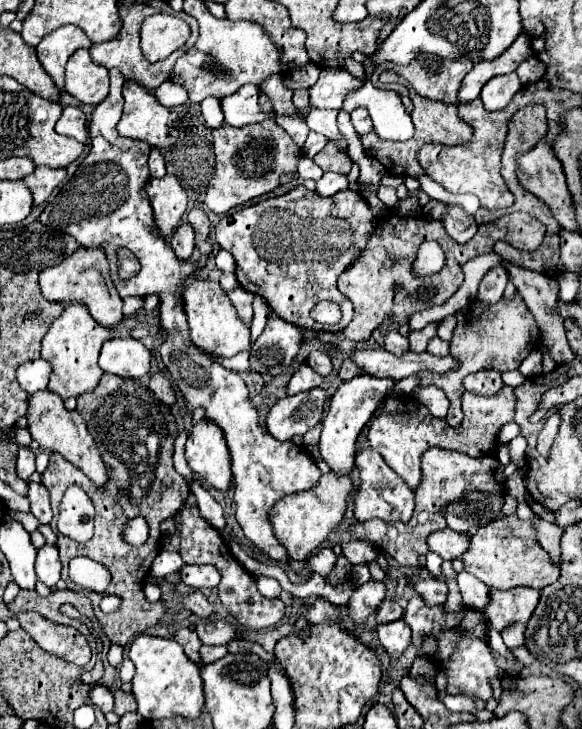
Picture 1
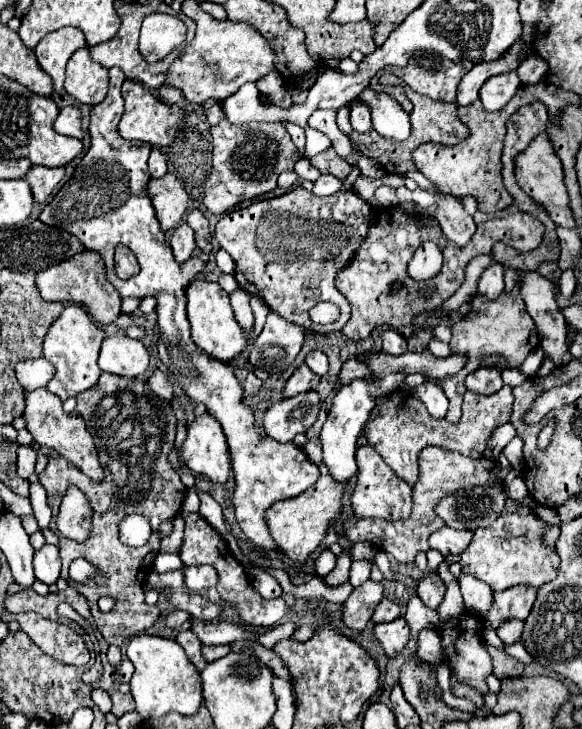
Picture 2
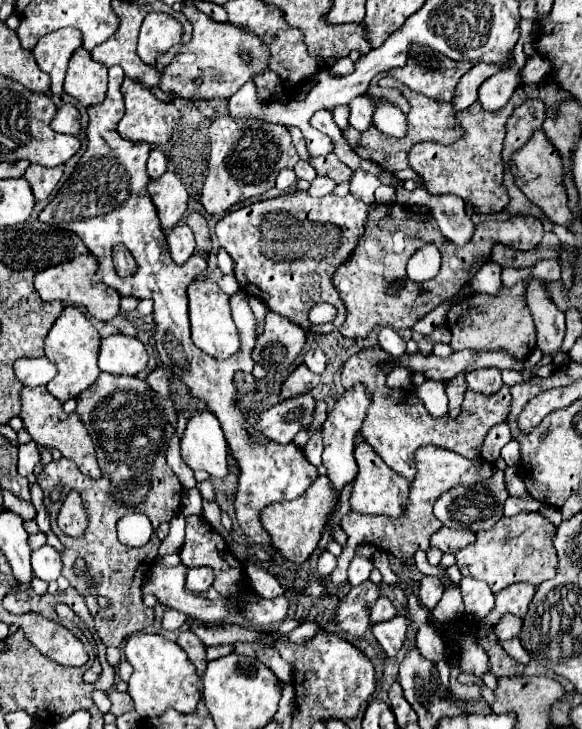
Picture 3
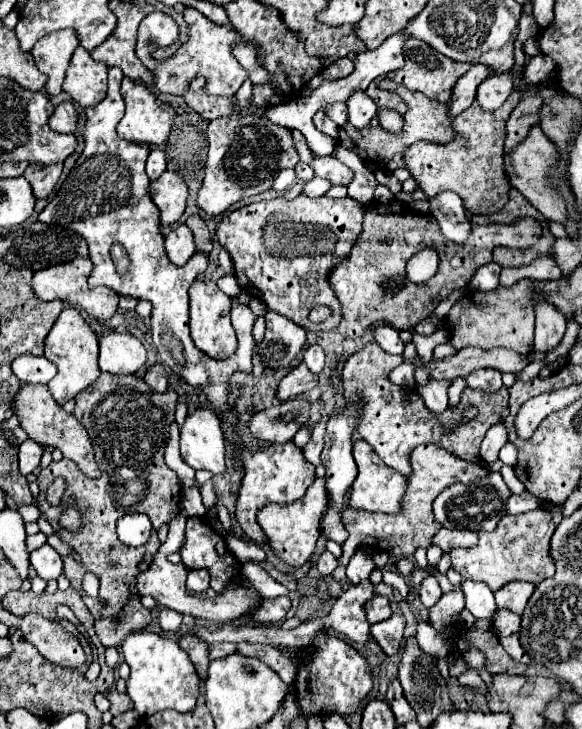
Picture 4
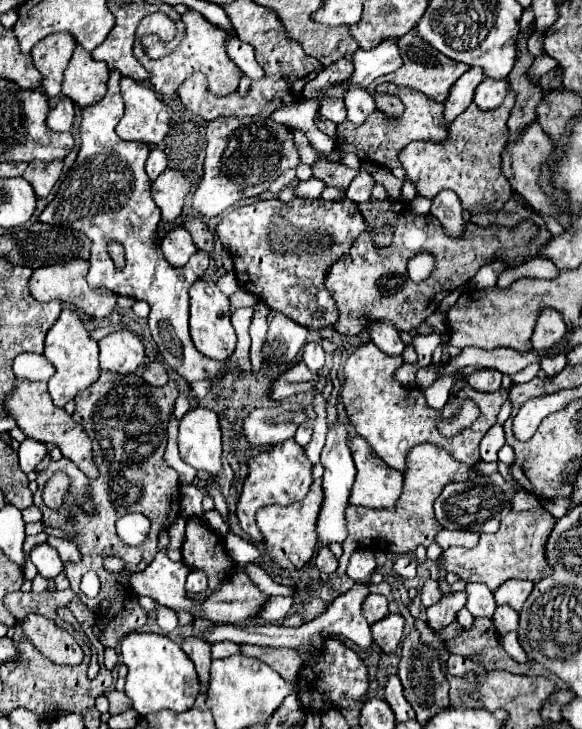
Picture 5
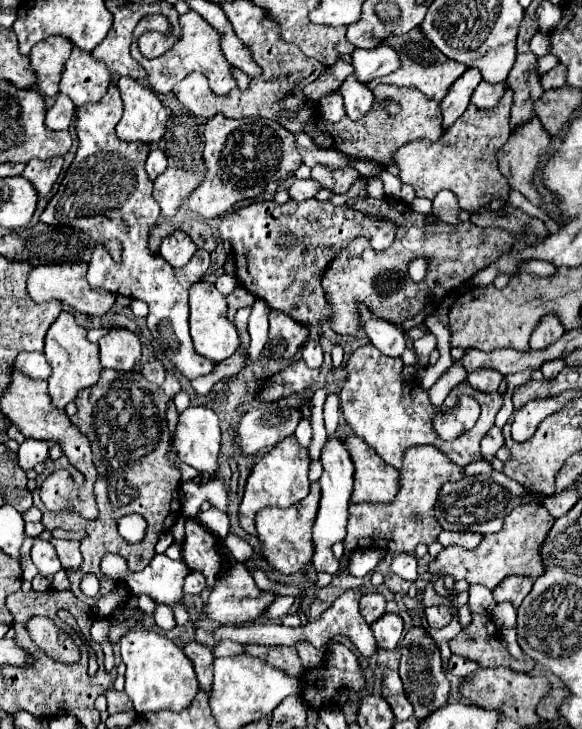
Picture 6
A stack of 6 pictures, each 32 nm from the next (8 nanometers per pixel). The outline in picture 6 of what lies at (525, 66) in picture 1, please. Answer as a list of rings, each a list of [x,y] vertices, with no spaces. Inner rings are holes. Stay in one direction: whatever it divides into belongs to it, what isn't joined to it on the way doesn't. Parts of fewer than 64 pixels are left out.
[[[546,54],[546,56],[538,58],[538,62],[536,62],[536,72],[538,72],[538,76],[546,74],[548,70],[552,70],[556,64],[558,64],[558,60],[556,60],[554,56],[550,56],[550,54]]]

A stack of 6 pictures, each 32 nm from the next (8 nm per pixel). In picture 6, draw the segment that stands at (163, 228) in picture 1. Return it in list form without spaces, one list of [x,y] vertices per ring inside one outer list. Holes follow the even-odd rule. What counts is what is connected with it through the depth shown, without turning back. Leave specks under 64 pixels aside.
[[[204,164],[194,170],[180,170],[180,168],[168,168],[154,180],[154,200],[162,208],[162,216],[170,218],[178,212],[184,198],[204,180]]]

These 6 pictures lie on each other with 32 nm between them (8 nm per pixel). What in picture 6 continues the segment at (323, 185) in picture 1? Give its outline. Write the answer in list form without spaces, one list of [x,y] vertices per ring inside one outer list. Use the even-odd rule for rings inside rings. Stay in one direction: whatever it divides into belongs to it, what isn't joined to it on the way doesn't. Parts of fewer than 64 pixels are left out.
[[[312,178],[292,180],[288,192],[290,192],[292,200],[306,200],[306,198],[314,198],[320,192],[320,184],[316,184],[316,180],[312,180]]]

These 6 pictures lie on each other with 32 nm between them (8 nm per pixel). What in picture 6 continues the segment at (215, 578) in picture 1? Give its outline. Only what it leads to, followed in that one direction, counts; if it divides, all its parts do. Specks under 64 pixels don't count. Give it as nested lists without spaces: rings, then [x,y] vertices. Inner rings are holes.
[[[190,572],[184,582],[184,592],[188,594],[200,594],[206,588],[206,578],[202,572]]]

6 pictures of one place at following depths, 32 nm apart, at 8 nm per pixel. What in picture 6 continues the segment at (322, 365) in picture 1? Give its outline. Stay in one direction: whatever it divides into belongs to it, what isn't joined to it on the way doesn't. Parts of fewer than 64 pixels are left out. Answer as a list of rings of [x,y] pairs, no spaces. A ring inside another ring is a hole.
[[[308,340],[302,346],[302,358],[308,364],[308,368],[322,368],[322,364],[324,364],[324,352],[320,348],[320,342]]]

